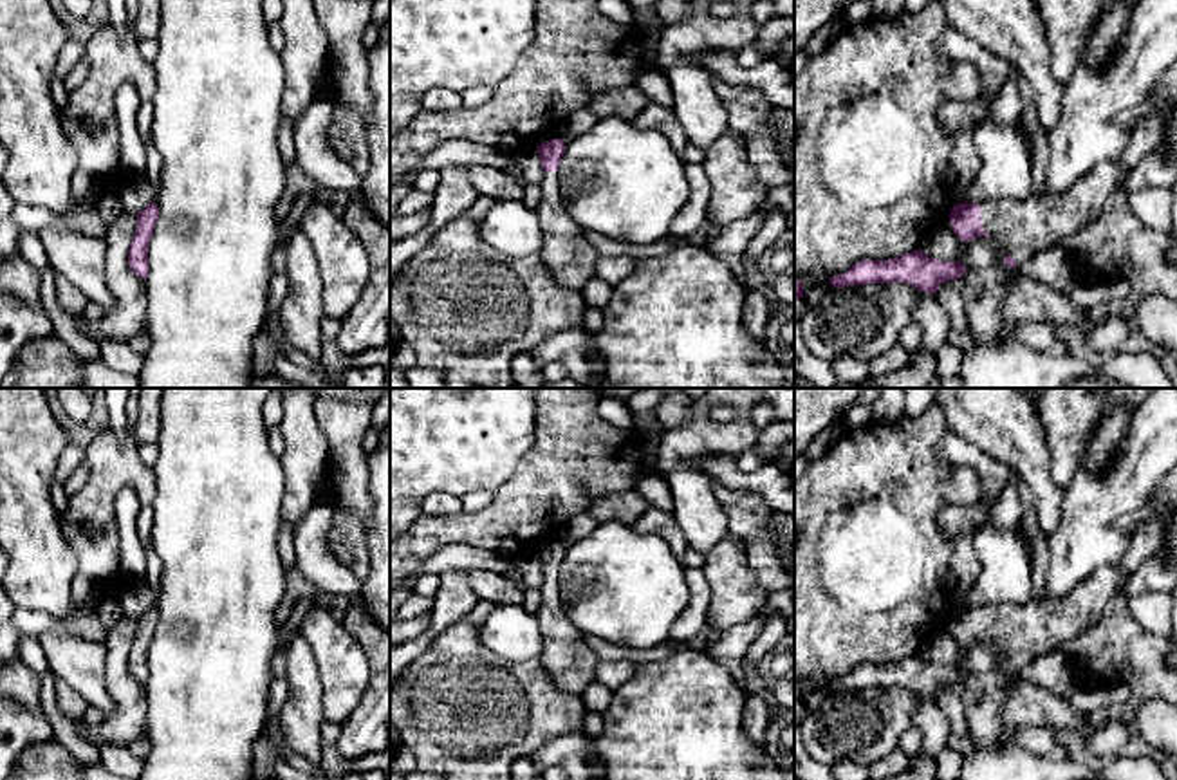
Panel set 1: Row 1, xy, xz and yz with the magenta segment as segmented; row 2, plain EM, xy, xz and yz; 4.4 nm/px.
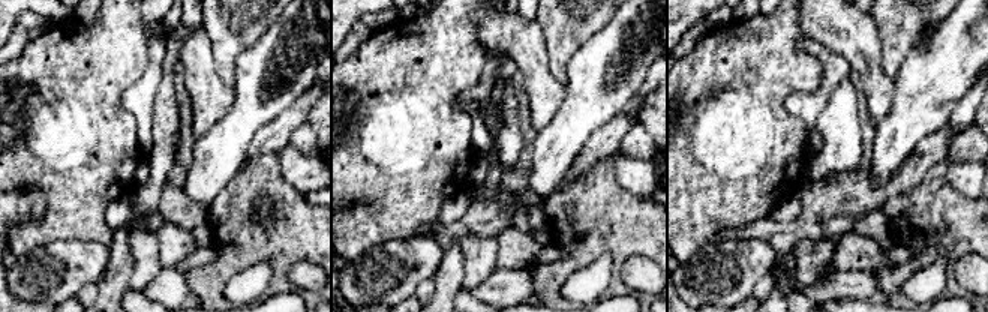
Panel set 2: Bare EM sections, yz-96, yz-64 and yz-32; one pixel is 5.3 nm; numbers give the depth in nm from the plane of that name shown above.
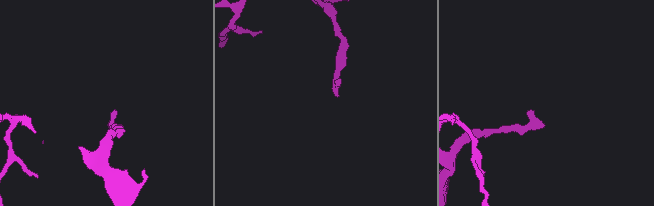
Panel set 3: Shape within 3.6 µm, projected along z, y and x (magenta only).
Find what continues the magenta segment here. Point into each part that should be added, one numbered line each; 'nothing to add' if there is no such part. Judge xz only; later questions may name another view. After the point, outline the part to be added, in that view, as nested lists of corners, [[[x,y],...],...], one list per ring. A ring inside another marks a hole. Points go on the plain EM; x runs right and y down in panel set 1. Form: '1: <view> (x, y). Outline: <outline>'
1: xz (571, 663). Outline: [[[545,576],[536,614],[543,636],[542,663],[561,692],[579,695],[596,681],[598,655],[570,623],[558,589],[558,576]]]

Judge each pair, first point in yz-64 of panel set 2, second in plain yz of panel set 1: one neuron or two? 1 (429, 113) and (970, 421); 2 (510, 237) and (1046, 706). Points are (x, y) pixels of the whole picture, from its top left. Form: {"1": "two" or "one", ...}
{"1": "two", "2": "one"}

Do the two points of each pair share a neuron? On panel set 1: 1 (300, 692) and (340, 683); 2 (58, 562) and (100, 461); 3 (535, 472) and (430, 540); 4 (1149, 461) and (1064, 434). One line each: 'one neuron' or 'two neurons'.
1: two neurons
2: two neurons
3: one neuron
4: two neurons

